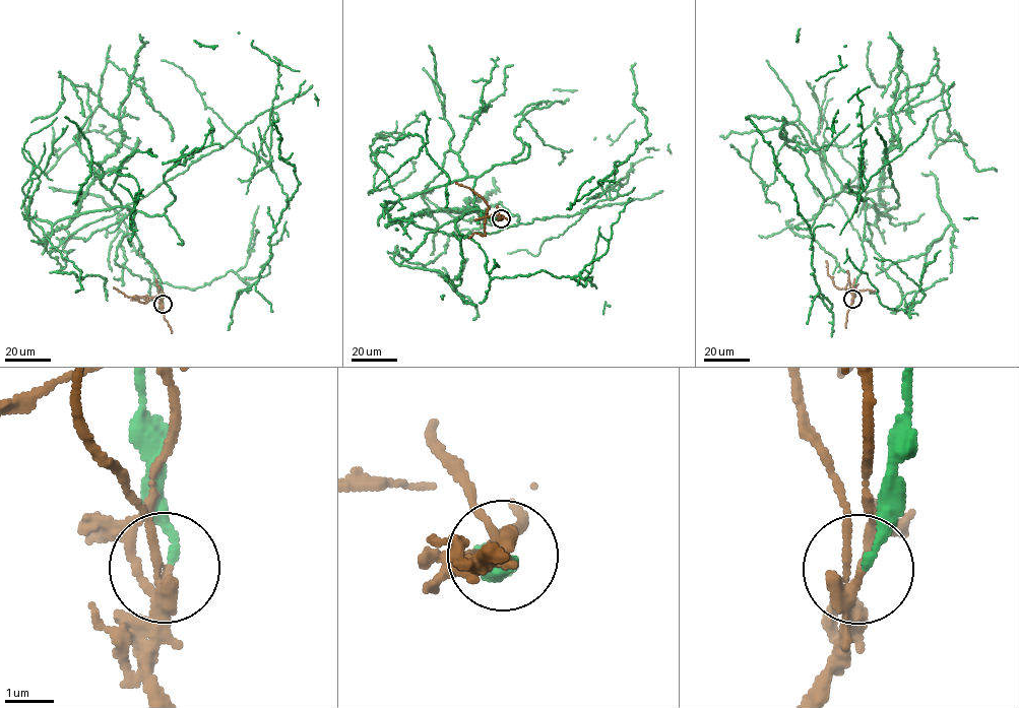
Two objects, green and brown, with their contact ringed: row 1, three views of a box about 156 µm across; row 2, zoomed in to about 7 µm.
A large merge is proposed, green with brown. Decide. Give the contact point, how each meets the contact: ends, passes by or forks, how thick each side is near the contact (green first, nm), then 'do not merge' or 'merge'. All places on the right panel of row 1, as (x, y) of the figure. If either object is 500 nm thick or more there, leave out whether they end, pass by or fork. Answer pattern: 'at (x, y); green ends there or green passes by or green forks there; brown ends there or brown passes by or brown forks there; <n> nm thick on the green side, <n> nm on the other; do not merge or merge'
at (852, 299); green ends there; brown forks there; 160 nm thick on the green side, 180 nm on the other; do not merge

